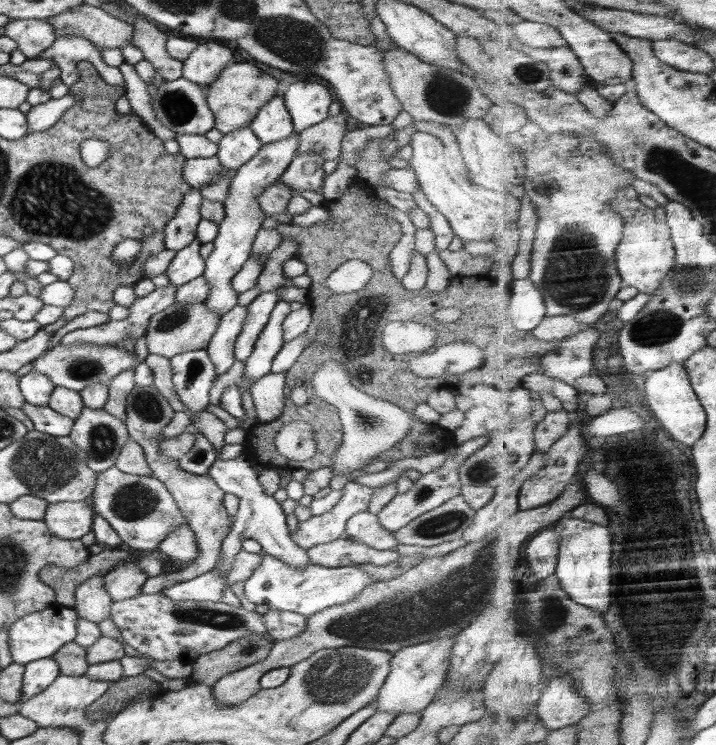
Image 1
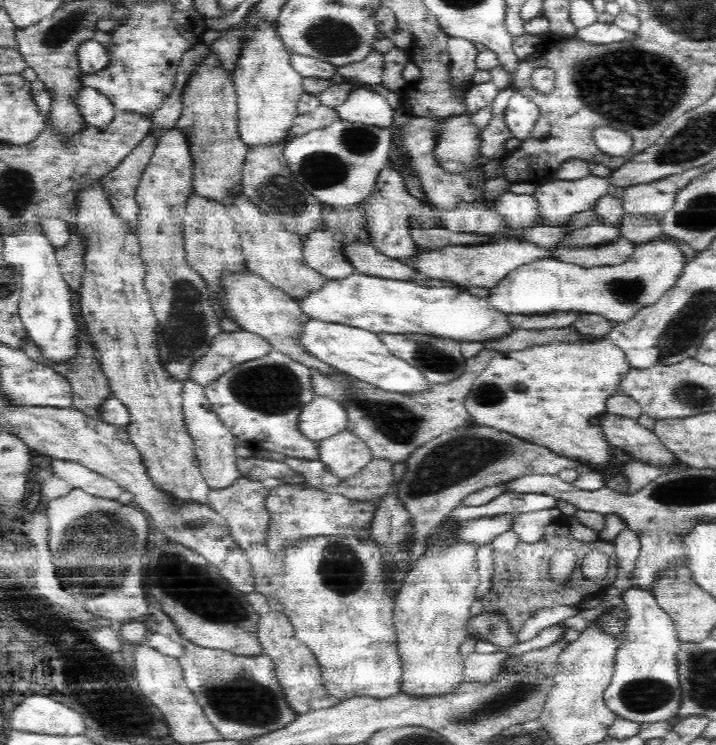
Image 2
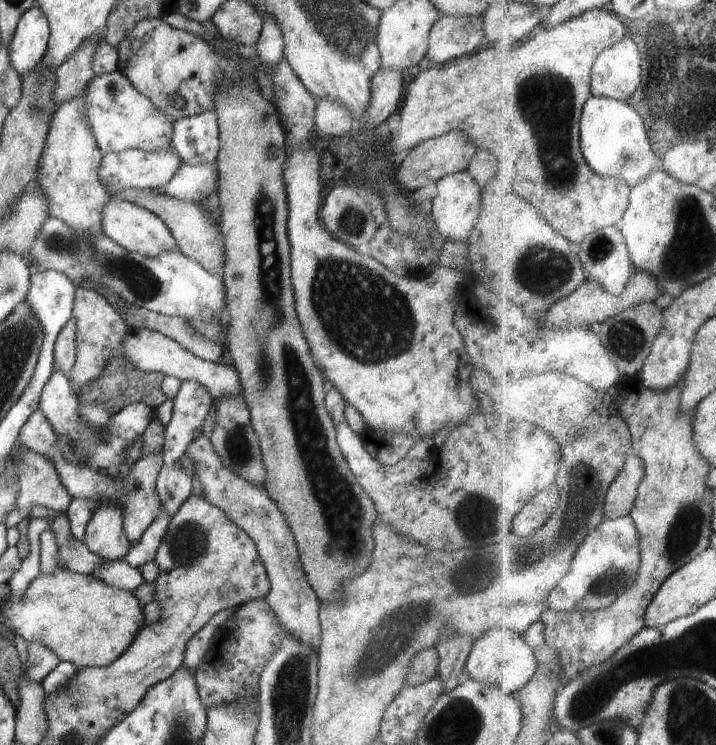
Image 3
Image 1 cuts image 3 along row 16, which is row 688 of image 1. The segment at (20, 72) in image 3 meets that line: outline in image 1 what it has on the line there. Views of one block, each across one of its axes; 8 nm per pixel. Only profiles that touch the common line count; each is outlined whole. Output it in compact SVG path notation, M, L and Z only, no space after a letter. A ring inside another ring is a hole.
M51 656L34 660L23 665L23 667L25 671L21 688L21 703L26 702L32 696L36 696L38 692L42 692L61 674L61 667L58 666L58 663Z

